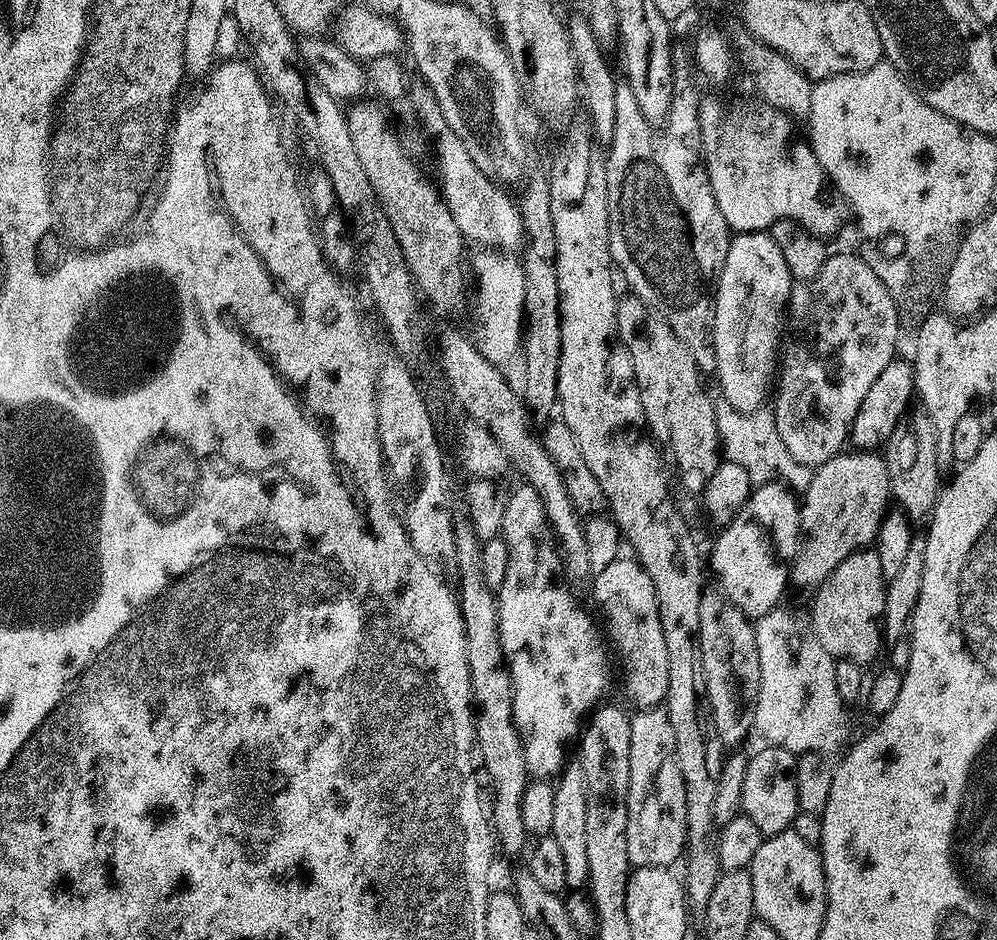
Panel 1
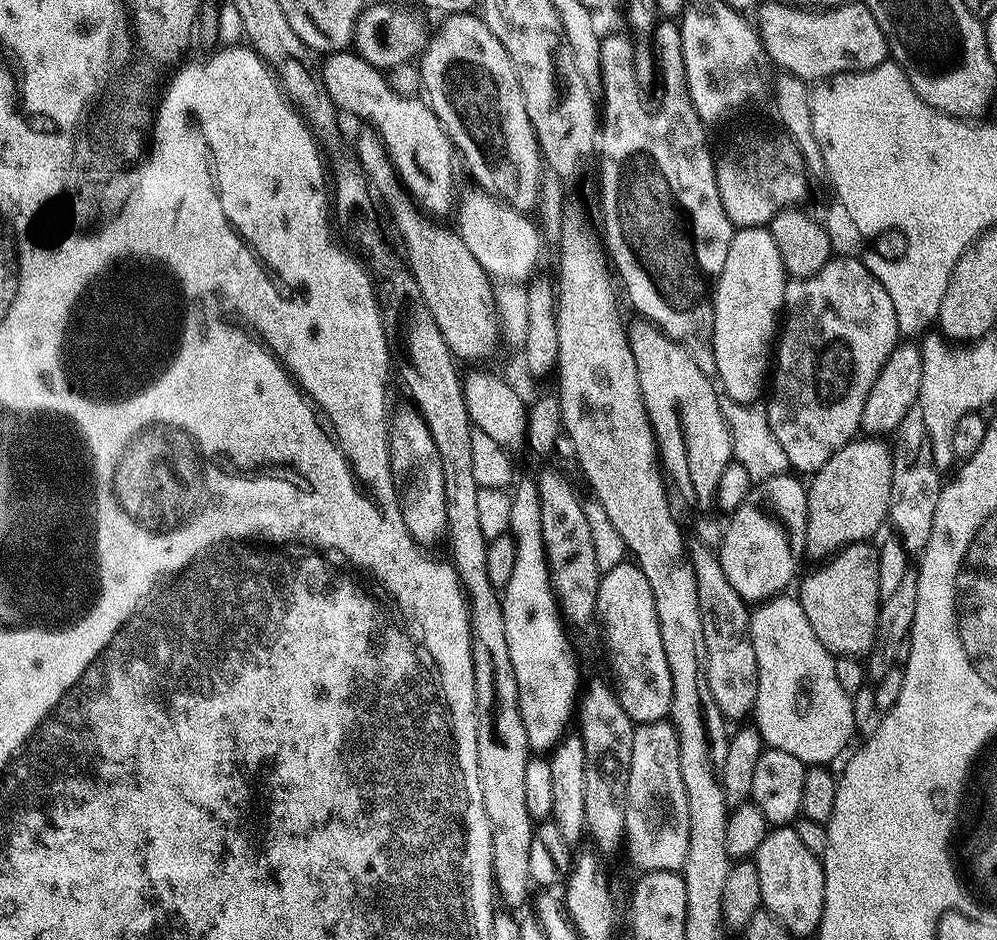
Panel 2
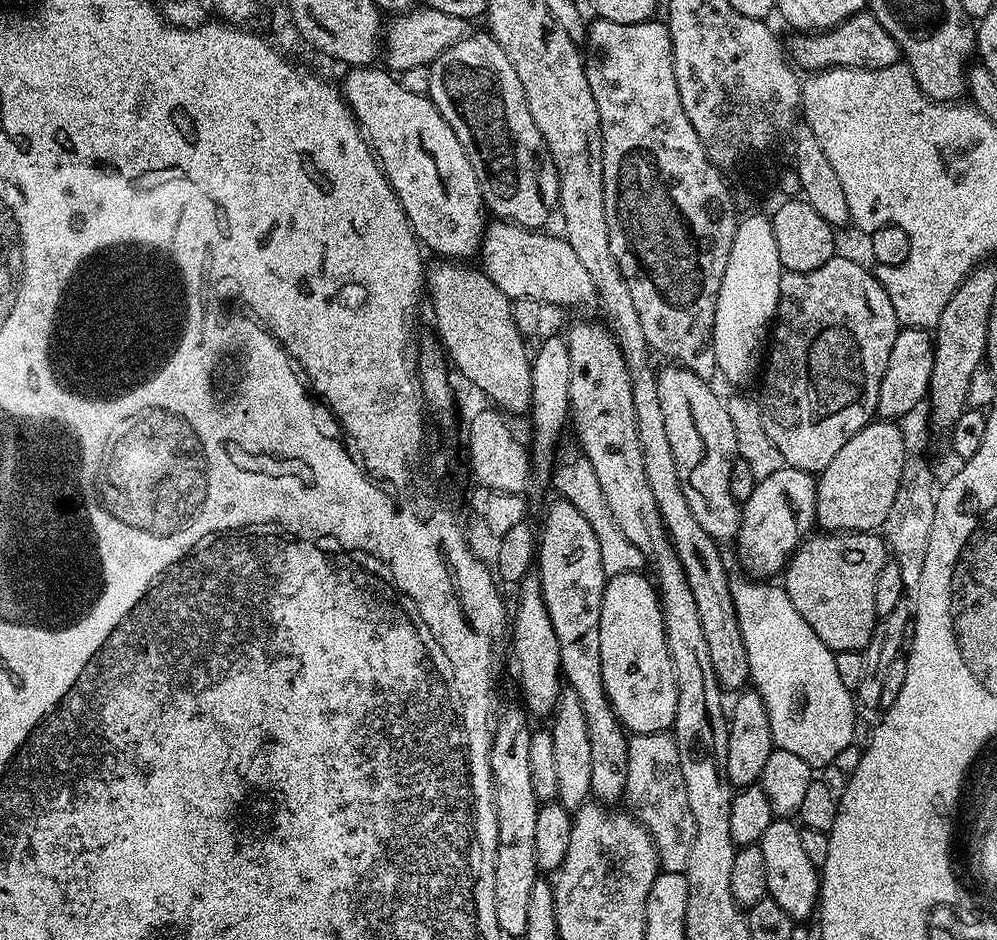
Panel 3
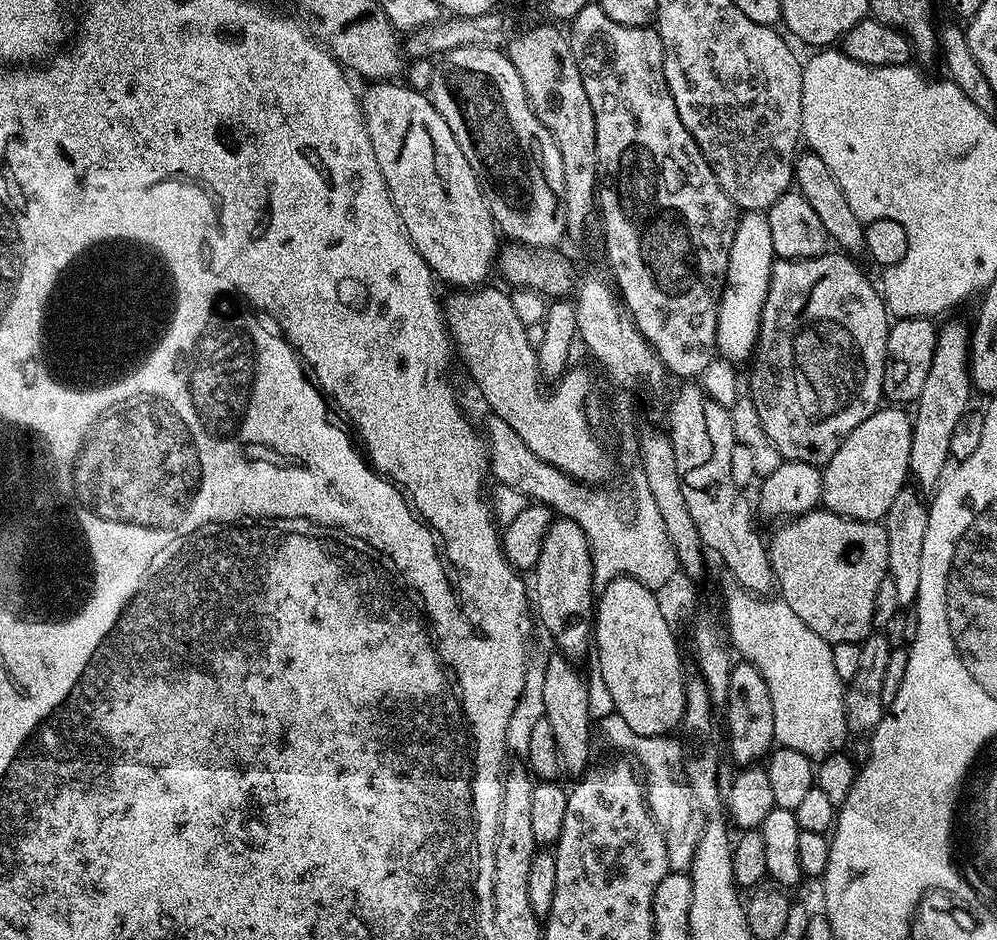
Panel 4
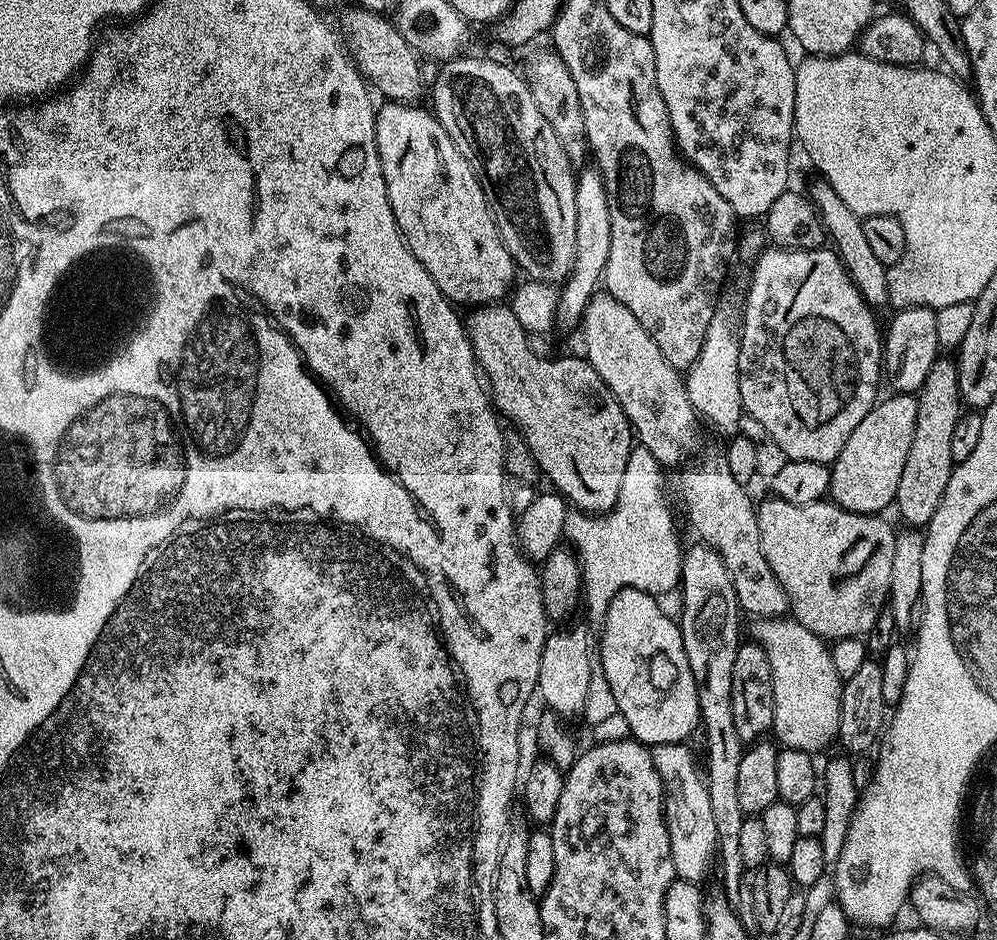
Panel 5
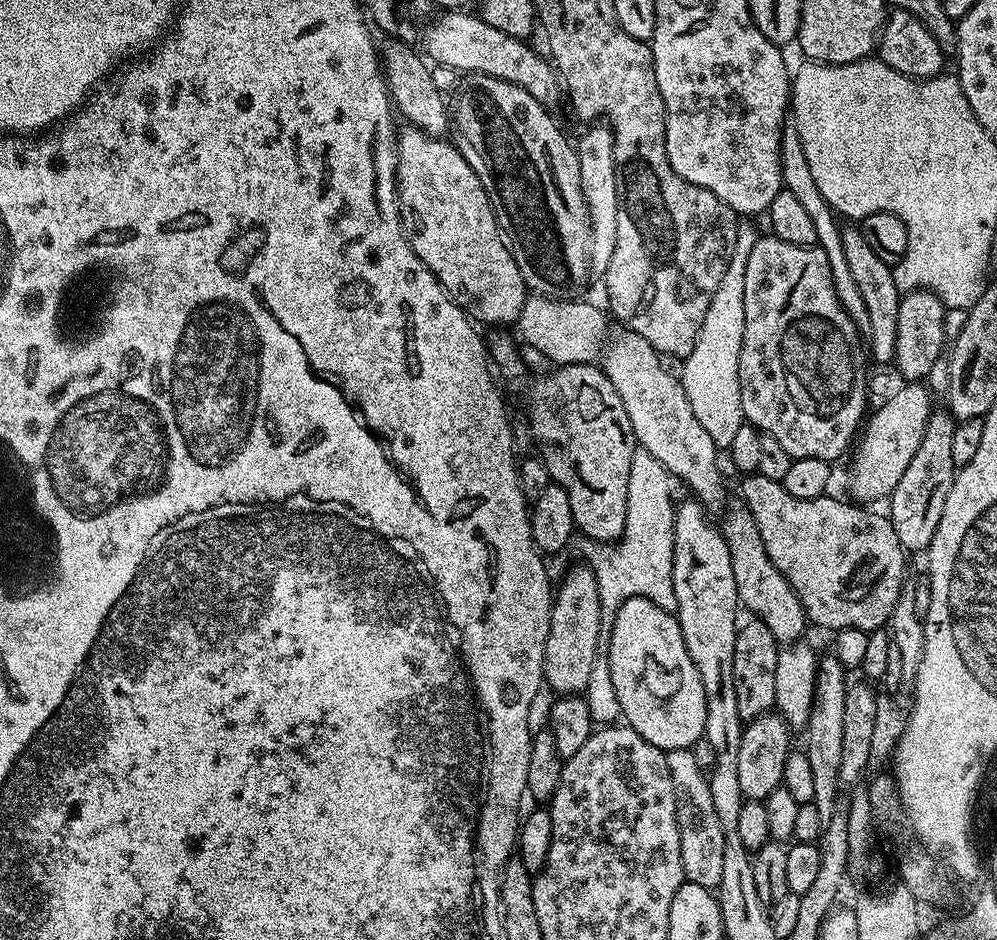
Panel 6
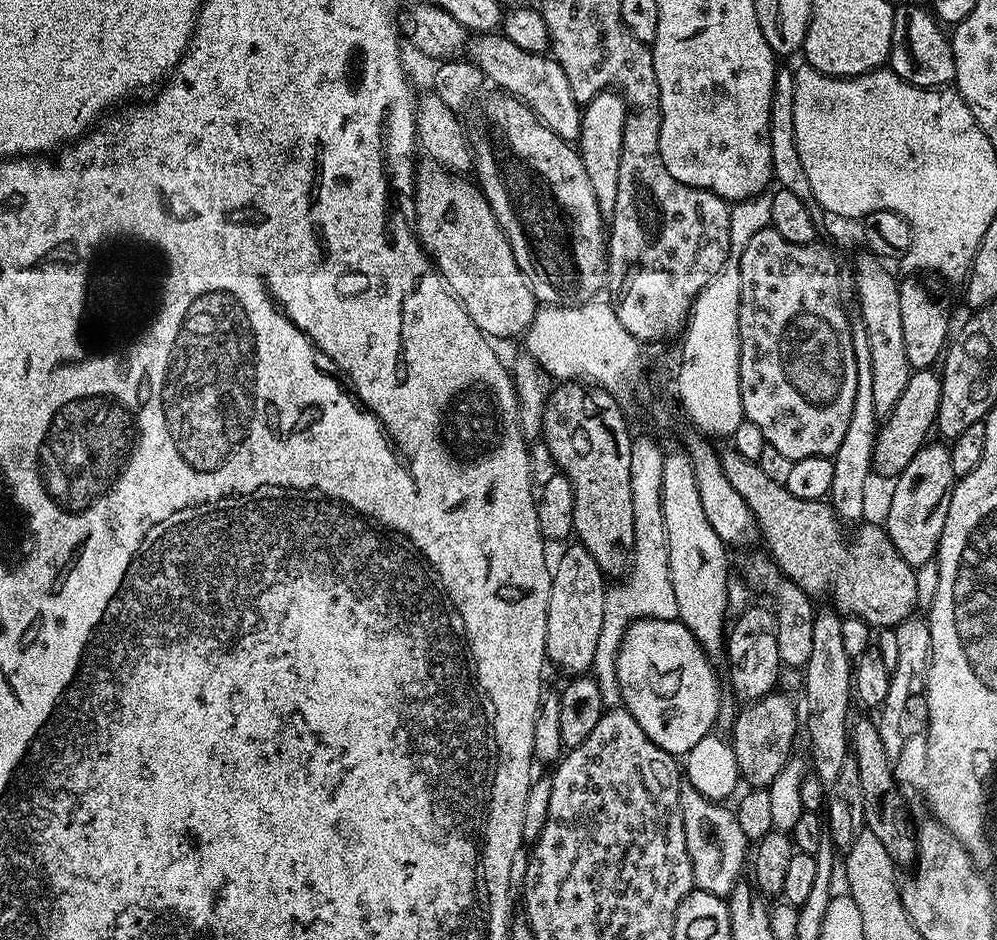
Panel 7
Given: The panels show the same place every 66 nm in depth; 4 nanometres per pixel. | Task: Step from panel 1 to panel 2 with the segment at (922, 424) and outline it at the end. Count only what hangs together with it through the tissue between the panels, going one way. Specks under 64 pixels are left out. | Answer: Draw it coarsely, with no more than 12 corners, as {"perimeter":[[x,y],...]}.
{"perimeter":[[927,447],[892,469],[888,520],[900,545],[923,552],[942,472]]}

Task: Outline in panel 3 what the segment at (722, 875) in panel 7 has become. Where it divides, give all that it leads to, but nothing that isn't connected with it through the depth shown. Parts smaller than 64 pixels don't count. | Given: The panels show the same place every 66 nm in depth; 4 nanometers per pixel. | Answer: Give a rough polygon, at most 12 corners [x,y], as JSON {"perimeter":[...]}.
{"perimeter":[[671,731],[629,739],[624,794],[661,869],[687,873],[696,827]]}

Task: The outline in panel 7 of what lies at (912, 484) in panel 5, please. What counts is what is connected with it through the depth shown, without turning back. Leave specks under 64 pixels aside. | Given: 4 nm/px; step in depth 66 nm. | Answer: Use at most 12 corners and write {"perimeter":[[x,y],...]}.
{"perimeter":[[925,443],[895,477],[888,537],[915,569],[936,555],[958,479]]}

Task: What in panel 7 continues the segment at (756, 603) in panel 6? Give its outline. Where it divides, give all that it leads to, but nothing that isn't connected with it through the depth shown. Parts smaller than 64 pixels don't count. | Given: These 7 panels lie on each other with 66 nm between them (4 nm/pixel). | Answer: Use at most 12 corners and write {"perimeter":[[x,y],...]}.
{"perimeter":[[763,551],[739,575],[765,592],[778,626],[778,658],[803,669],[814,643],[813,597]]}

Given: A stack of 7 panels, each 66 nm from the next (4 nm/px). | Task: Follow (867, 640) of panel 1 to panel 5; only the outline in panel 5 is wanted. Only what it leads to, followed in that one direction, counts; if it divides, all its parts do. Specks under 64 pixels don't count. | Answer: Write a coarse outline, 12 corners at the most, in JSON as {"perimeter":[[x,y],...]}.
{"perimeter":[[831,499],[756,504],[794,619],[825,642],[885,611],[897,529]]}

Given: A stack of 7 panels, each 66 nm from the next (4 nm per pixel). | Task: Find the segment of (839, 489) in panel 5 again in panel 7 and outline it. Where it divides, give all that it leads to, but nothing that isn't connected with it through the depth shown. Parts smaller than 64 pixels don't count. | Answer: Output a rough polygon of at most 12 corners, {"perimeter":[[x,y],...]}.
{"perimeter":[[913,371],[876,433],[872,466],[889,478],[933,431],[941,377]]}

